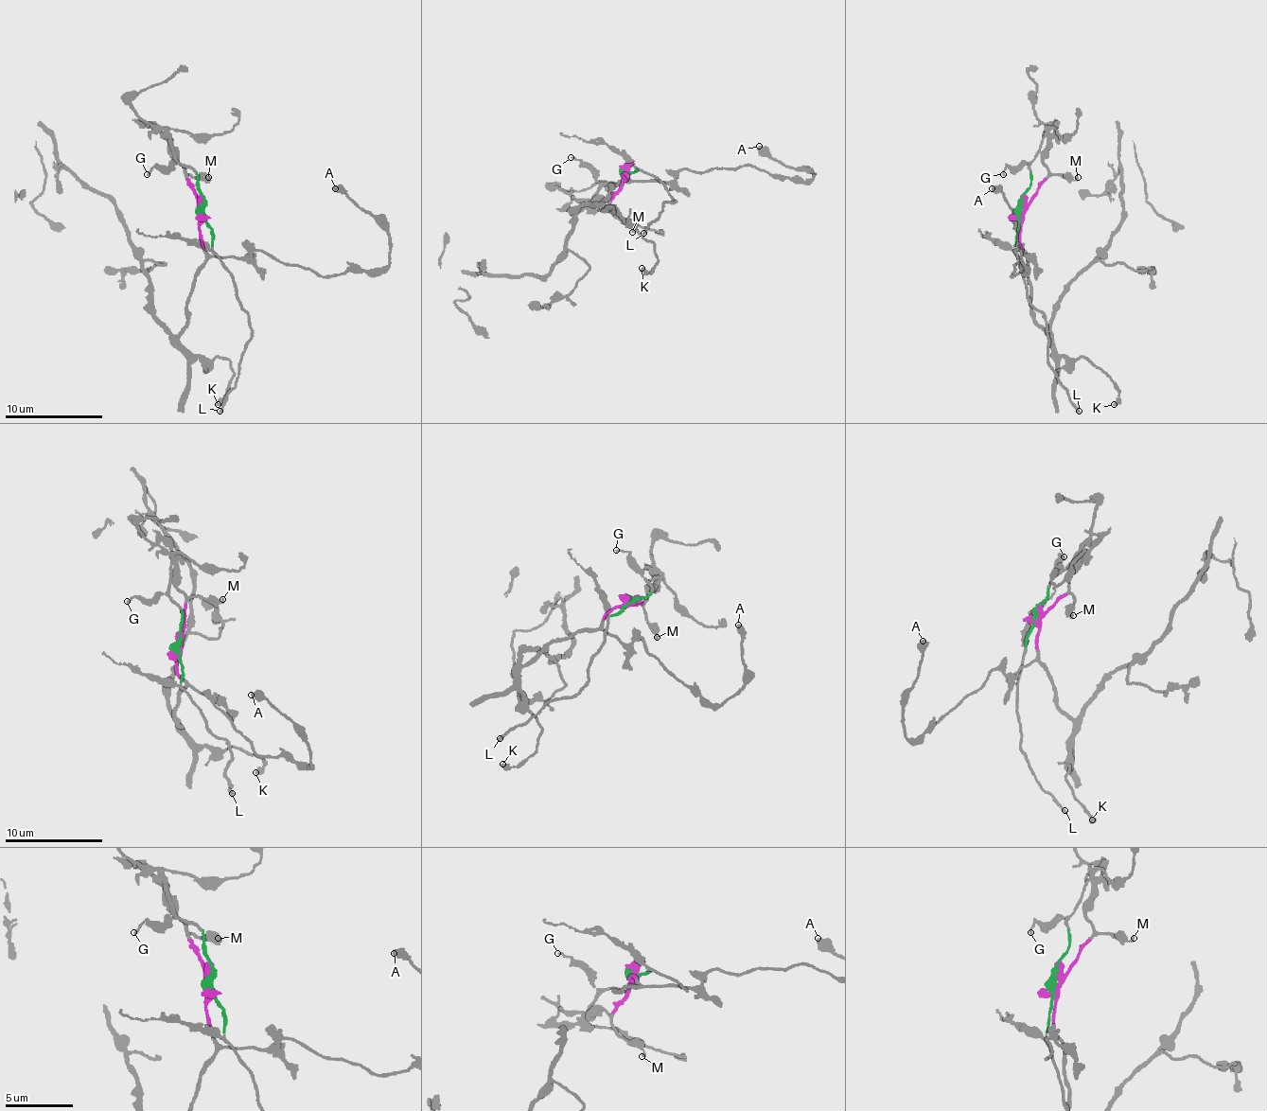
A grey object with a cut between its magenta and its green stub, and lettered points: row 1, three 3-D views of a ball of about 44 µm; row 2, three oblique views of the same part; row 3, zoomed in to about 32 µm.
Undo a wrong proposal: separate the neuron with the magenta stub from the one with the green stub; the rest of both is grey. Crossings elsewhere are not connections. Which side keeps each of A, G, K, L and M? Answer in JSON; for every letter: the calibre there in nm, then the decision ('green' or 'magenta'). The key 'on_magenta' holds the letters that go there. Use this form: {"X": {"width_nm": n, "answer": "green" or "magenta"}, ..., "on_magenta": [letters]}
{"A": {"width_nm": 550, "answer": "magenta"}, "G": {"width_nm": 160, "answer": "green"}, "K": {"width_nm": 400, "answer": "magenta"}, "L": {"width_nm": 220, "answer": "green"}, "M": {"width_nm": 200, "answer": "magenta"}, "on_magenta": ["A", "K", "M"]}

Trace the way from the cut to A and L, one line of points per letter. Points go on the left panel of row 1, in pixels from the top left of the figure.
A: (202, 208), (200, 245), (209, 255), (263, 250), (325, 277), (376, 272), (390, 257), (388, 231), (334, 189)
L: (202, 208), (217, 257), (232, 277), (234, 294), (249, 316), (251, 330), (237, 384), (219, 411)

